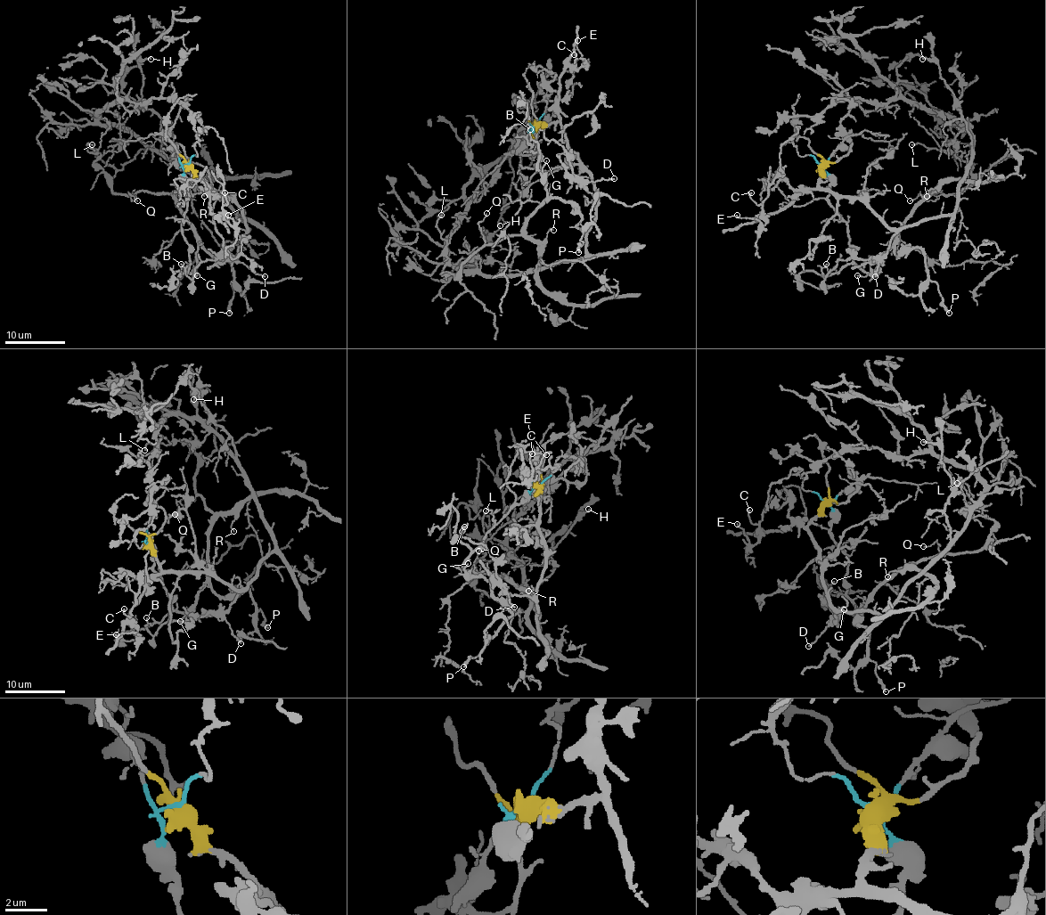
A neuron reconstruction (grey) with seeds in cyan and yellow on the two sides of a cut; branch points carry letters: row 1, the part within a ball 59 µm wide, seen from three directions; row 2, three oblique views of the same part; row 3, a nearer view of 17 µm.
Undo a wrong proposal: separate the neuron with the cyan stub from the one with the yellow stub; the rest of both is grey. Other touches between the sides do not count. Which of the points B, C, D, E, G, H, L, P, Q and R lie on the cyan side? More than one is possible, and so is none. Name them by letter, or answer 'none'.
B, G, L, P, Q, R

